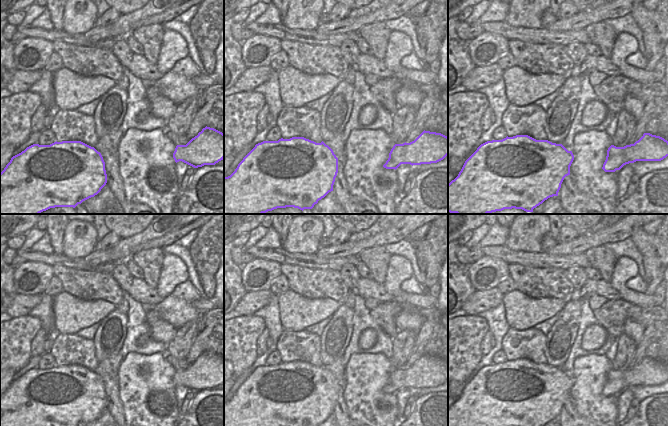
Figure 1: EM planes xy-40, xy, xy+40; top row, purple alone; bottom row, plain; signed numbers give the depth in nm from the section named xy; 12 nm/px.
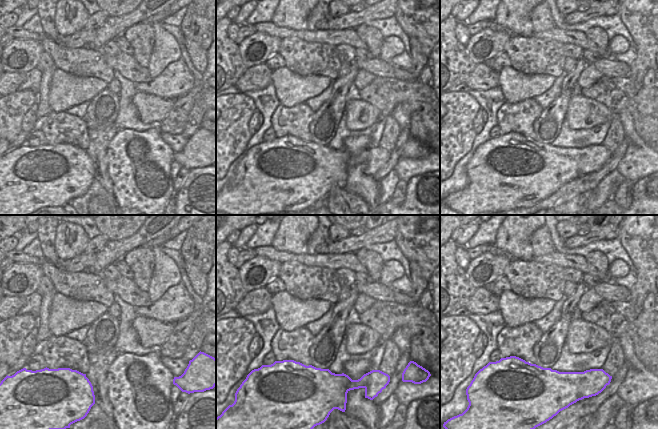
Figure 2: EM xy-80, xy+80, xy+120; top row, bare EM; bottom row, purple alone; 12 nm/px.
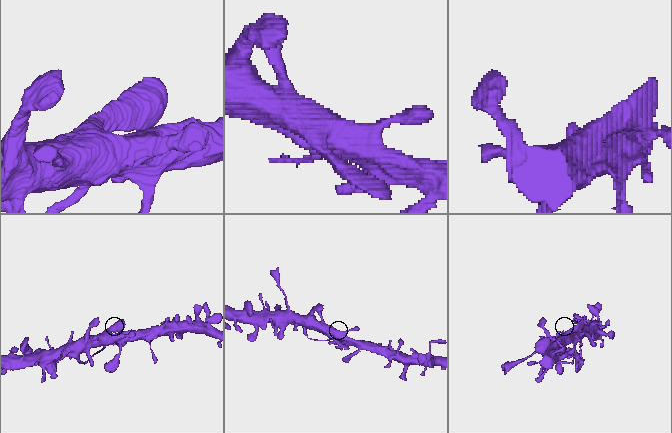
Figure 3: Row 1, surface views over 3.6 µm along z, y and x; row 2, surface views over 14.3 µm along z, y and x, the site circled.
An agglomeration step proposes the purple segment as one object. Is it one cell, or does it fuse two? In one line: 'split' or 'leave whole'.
leave whole

